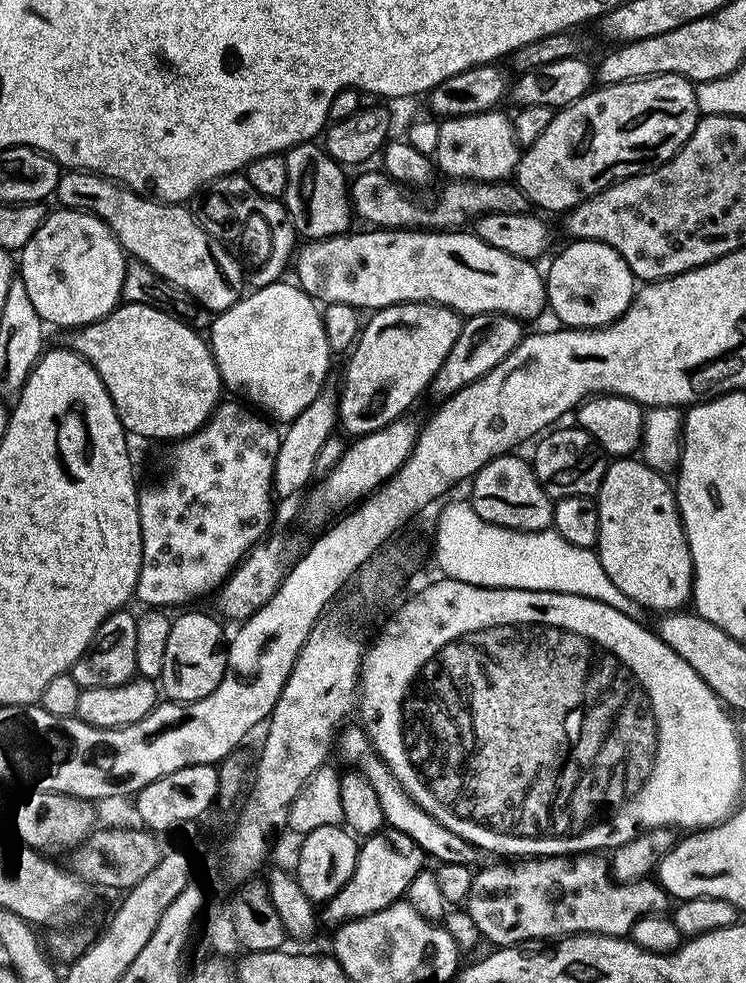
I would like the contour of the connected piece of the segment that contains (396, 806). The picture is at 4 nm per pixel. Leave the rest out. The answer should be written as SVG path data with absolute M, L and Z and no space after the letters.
M360 726L346 728L339 733L338 752L340 748L341 754L352 763L349 765L354 766L355 771L361 772L370 782L370 786L374 786L374 792L378 794L378 802L382 802L385 825L389 829L414 838L414 842L429 857L437 856L440 862L469 866L477 865L475 863L478 860L478 856L480 856L480 850L474 847L473 844L466 842L460 835L446 830L446 826L439 824L434 817L426 814L426 810L422 810L413 802L406 789L398 782L396 775L390 770L390 766L386 766L383 758L376 755L376 749L370 743L369 733L365 732L363 727Z

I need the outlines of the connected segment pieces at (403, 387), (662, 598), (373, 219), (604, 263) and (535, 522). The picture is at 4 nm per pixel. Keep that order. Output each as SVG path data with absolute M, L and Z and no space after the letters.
M417 302L414 304L391 304L385 308L377 308L371 313L372 316L367 317L366 323L361 327L360 335L351 349L350 355L347 357L348 364L342 369L342 387L340 389L340 401L339 401L339 423L344 424L345 430L350 433L351 437L359 438L361 436L367 436L372 432L376 432L379 429L386 427L388 424L394 423L394 421L401 419L405 415L404 412L420 395L425 391L429 391L430 385L435 380L438 370L446 362L446 358L450 354L450 350L454 346L454 342L458 342L458 334L460 333L460 325L462 323L462 317L459 312L455 312L453 308L443 308L440 304L433 304L431 302Z
M616 458L609 463L600 491L594 497L600 523L598 557L604 574L628 600L638 602L641 608L656 611L656 614L683 609L692 598L692 555L688 539L684 537L684 523L680 520L673 485L664 480L667 479L640 458Z
M383 171L364 172L350 184L353 213L368 223L365 225L375 226L380 230L456 230L467 225L464 224L467 220L475 221L487 212L522 214L530 208L526 194L515 182L482 182L456 178L425 204L416 204L415 198L408 192L411 191L405 190Z
M572 240L569 248L564 248L552 260L548 272L546 268L546 304L561 320L563 327L568 330L583 330L586 328L603 328L613 324L624 315L638 291L638 281L632 275L626 262L609 244L601 240Z
M509 454L494 458L489 464L482 466L482 470L476 472L470 481L472 509L474 509L478 518L503 528L513 528L516 532L543 532L551 529L554 524L554 501L551 496L546 494L546 490L542 490L531 463L525 457L523 460L522 457L516 455L520 454Z

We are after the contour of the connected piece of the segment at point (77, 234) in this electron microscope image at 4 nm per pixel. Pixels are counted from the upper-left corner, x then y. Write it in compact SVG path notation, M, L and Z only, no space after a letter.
M49 211L42 226L38 226L38 230L30 238L30 242L26 242L26 246L19 249L18 275L26 284L26 293L29 294L37 314L45 325L58 324L62 328L68 328L67 330L75 330L86 324L93 324L103 316L109 316L121 303L120 290L126 253L116 240L116 235L91 212L59 211Z

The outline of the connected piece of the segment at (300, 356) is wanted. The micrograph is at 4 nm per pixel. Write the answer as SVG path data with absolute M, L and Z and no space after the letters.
M265 283L265 288L260 288L249 296L241 295L234 306L224 312L215 313L210 325L210 347L225 389L233 388L234 391L241 392L245 401L253 400L248 402L257 409L265 413L273 412L268 414L277 421L291 422L306 410L306 406L313 402L320 392L324 379L330 373L330 353L326 342L324 318L317 301L295 283L284 283Z

